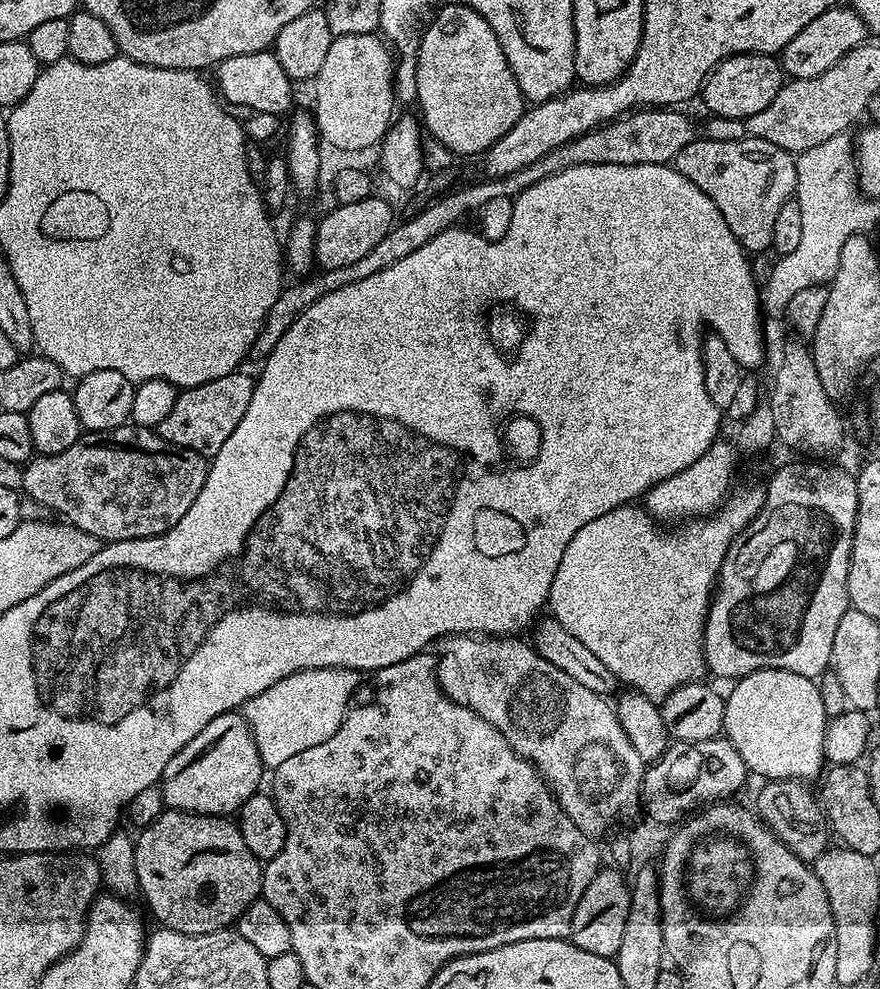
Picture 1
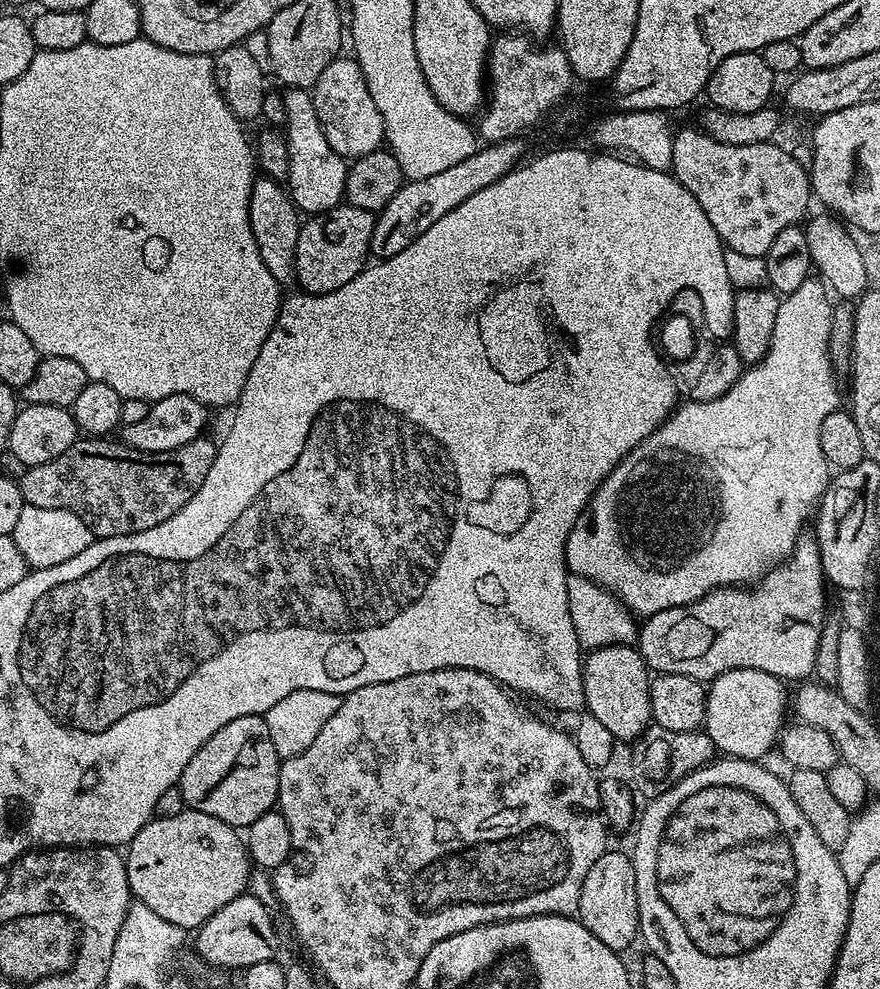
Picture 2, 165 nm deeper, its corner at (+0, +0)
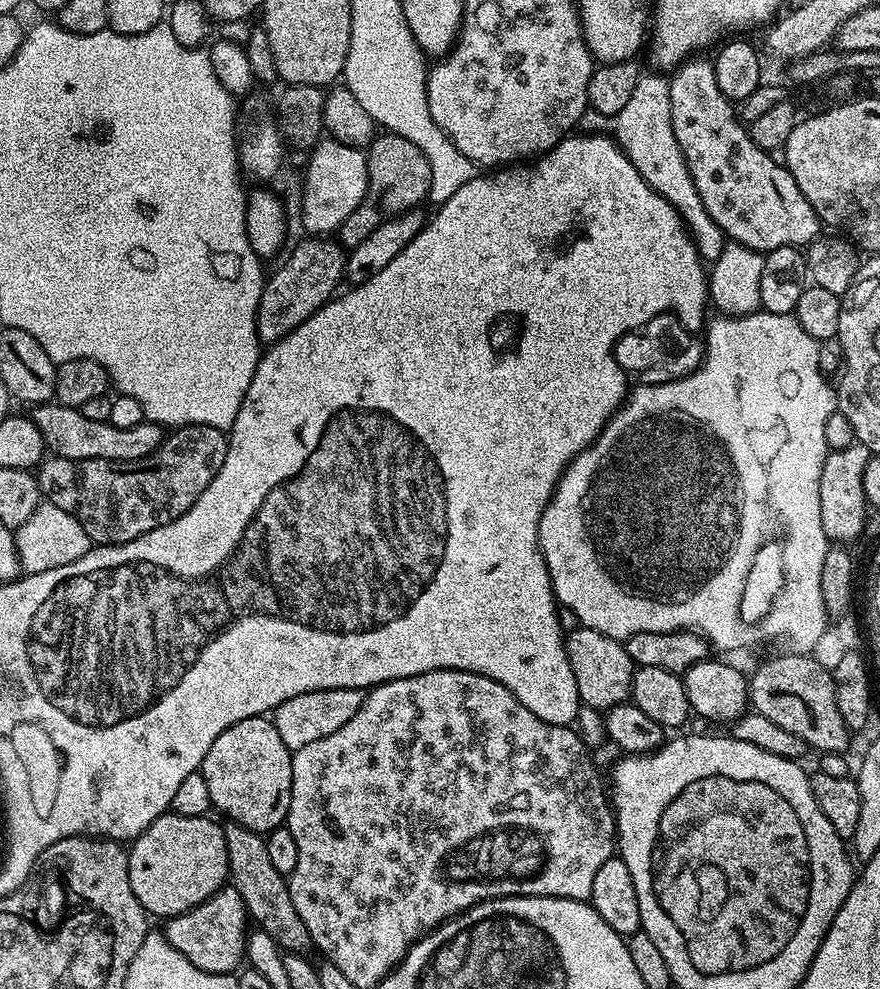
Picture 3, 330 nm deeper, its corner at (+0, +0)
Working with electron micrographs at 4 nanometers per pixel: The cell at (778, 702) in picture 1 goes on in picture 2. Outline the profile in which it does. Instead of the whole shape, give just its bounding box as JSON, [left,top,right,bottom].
[703,670,790,761]

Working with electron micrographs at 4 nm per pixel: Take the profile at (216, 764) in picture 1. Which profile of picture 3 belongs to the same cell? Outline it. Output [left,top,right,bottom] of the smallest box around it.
[200,715,292,834]

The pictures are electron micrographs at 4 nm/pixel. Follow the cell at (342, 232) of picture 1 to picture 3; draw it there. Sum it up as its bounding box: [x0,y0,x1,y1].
[256,238,346,346]

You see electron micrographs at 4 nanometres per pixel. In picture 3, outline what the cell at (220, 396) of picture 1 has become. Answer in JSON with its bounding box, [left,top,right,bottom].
[30,402,166,460]

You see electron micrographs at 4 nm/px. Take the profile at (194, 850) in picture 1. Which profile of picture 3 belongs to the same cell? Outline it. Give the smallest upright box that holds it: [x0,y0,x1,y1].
[127,813,228,918]

